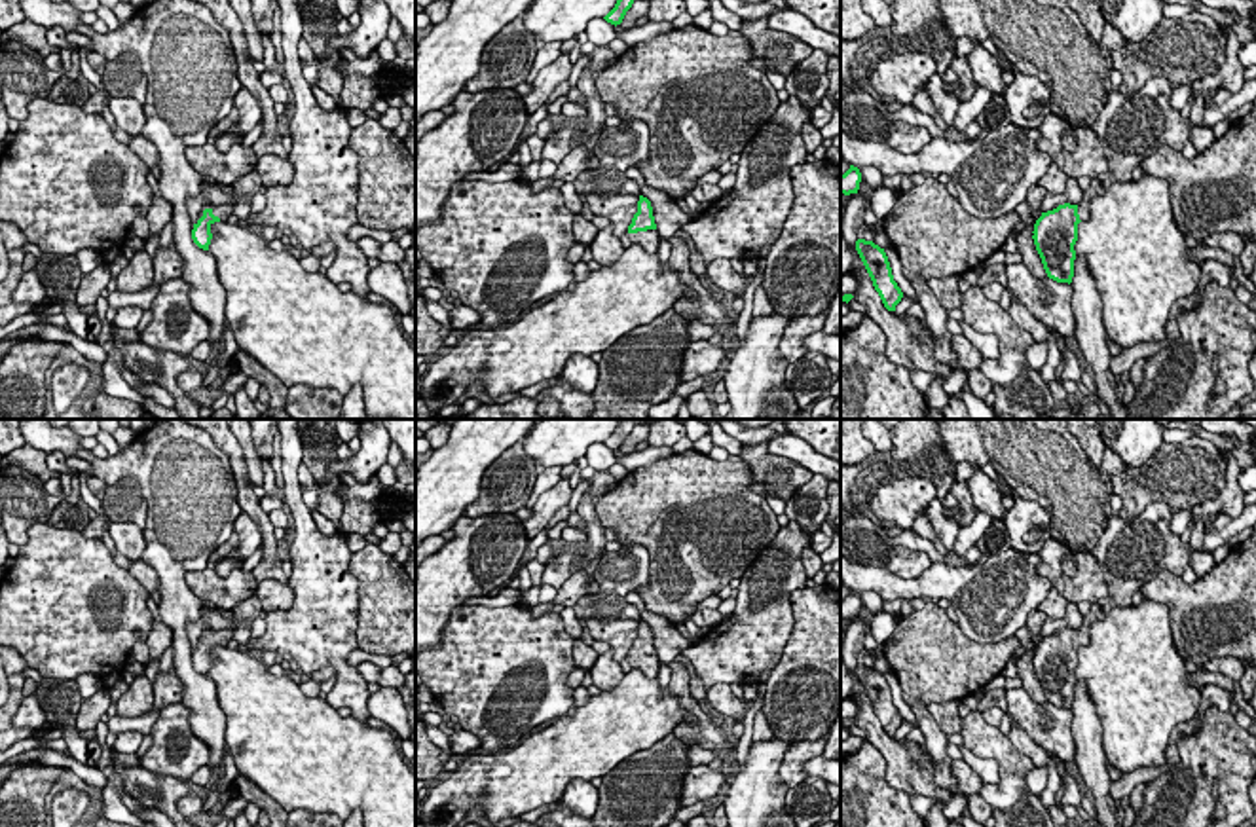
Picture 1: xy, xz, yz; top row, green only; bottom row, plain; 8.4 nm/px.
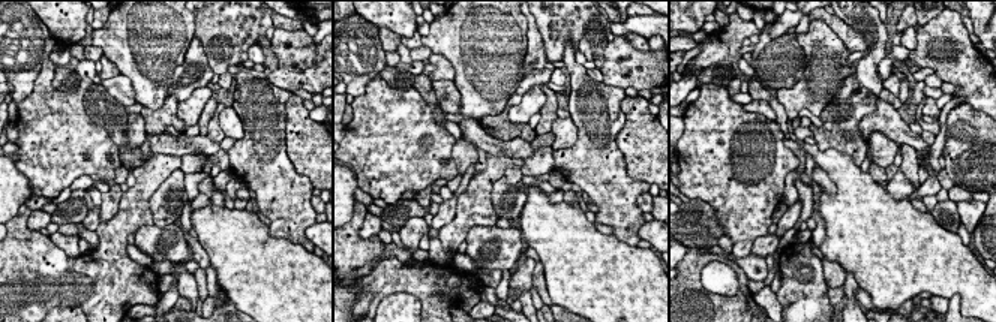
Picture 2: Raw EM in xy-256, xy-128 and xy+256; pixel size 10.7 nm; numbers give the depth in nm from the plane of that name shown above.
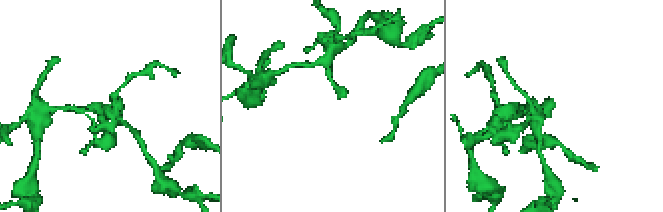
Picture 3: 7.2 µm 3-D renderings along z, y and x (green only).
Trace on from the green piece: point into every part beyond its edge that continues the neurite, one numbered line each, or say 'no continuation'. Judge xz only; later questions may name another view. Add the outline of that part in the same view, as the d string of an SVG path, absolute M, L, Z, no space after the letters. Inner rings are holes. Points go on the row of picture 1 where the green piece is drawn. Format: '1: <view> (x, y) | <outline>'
1: xz (649, 239) | M647 230L647 231L637 231L637 233L624 233L620 237L620 243L624 247L630 247L634 243L641 245L649 254L658 252L658 243L660 243L660 235L656 230Z

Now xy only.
1: xy (222, 211) | M207 197L205 205L203 205L203 211L205 209L211 209L214 216L218 216L222 222L228 220L230 214L233 214L233 205L235 203L226 203L226 205L212 205ZM203 211L199 214L199 218L203 216Z

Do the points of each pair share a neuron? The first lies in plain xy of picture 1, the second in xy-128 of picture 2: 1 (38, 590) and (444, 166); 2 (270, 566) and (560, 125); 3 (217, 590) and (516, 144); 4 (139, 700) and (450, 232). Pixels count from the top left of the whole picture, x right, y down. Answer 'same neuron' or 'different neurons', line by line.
1: same neuron
2: different neurons
3: different neurons
4: different neurons

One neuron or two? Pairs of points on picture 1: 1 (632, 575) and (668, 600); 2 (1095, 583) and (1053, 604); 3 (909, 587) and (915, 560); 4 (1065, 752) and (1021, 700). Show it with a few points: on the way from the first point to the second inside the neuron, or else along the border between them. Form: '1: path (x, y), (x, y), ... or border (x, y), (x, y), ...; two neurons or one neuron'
1: border (630, 545), (647, 552), (647, 583), (638, 592); two neurons
2: border (1050, 585), (1069, 602); two neurons
3: border (932, 562), (917, 577), (898, 577), (886, 568); two neurons
4: path (1052, 738), (1027, 714); one neuron

